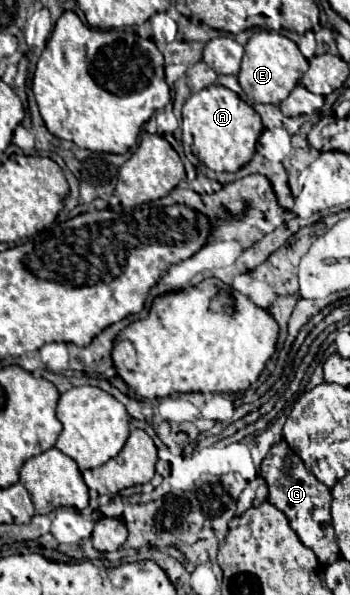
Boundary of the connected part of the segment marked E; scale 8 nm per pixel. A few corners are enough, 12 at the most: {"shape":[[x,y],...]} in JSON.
{"shape":[[255,31],[237,79],[249,101],[279,105],[307,59],[277,31]]}

